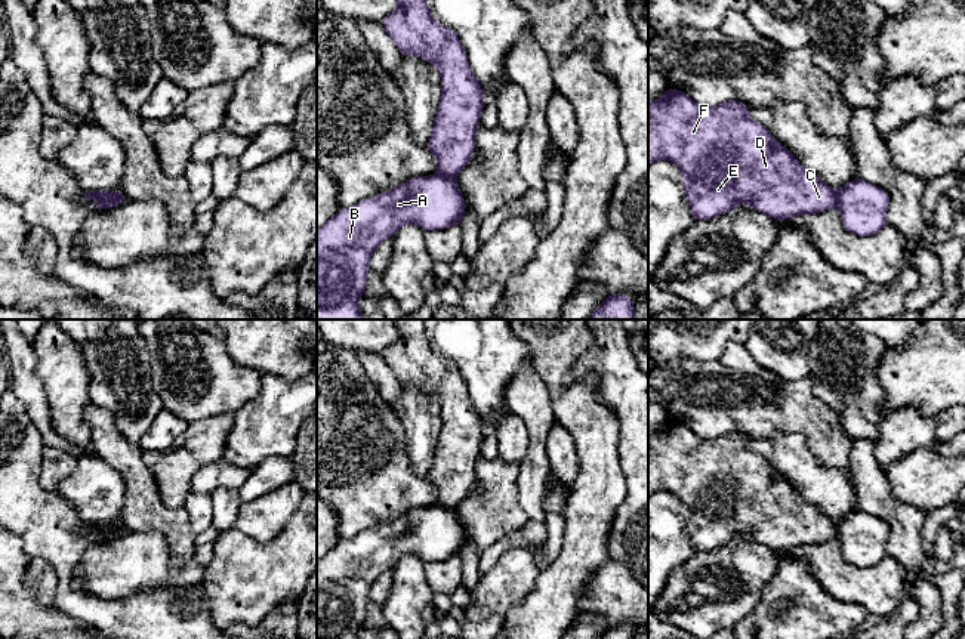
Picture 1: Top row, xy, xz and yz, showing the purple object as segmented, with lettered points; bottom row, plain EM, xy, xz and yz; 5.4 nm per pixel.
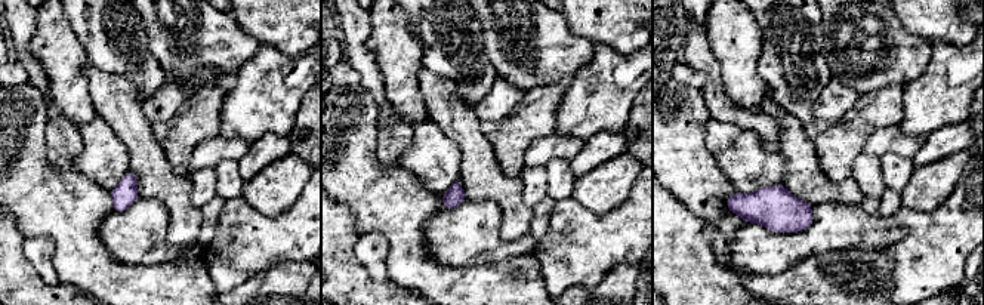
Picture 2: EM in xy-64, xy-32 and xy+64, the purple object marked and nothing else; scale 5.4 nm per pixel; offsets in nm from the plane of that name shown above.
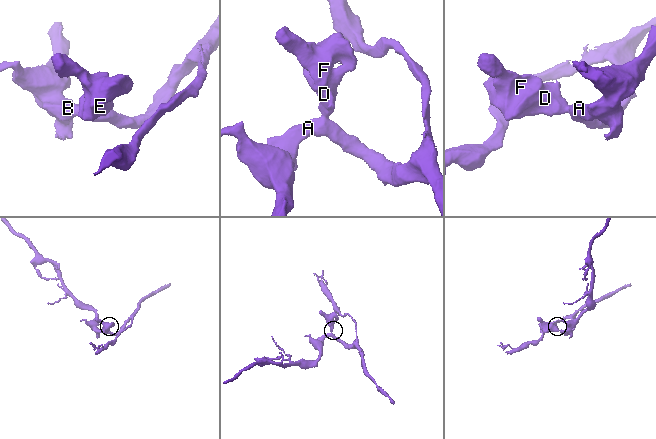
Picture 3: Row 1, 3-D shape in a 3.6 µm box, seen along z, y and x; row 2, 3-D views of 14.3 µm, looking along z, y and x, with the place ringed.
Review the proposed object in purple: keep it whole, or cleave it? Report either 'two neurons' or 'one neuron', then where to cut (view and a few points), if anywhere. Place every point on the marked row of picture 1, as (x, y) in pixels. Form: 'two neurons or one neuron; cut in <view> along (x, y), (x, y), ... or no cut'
two neurons; cut in xz along (437, 173), (453, 178)

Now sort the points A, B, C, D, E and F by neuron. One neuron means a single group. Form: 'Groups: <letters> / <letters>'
Groups: A B / C D E F

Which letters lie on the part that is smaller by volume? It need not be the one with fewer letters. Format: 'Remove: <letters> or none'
Remove: C, D, E, F

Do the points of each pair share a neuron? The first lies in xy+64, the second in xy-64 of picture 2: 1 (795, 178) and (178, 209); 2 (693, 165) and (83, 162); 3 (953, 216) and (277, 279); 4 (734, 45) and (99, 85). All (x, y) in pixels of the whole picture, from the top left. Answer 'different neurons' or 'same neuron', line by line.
1: same neuron
2: different neurons
3: different neurons
4: different neurons

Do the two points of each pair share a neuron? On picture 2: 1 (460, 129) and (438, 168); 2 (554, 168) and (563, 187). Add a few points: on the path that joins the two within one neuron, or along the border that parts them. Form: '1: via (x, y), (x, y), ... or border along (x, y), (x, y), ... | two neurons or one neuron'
1: border along (428, 119), (459, 148), (459, 176) | two neurons
2: via (558, 172), (561, 182) | one neuron

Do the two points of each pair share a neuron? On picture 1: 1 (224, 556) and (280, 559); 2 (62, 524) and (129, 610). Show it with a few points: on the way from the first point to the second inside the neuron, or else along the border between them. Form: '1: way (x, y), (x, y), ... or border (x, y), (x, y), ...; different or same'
1: way (237, 559), (267, 559); same
2: way (65, 555), (65, 587), (86, 608), (98, 610); same

